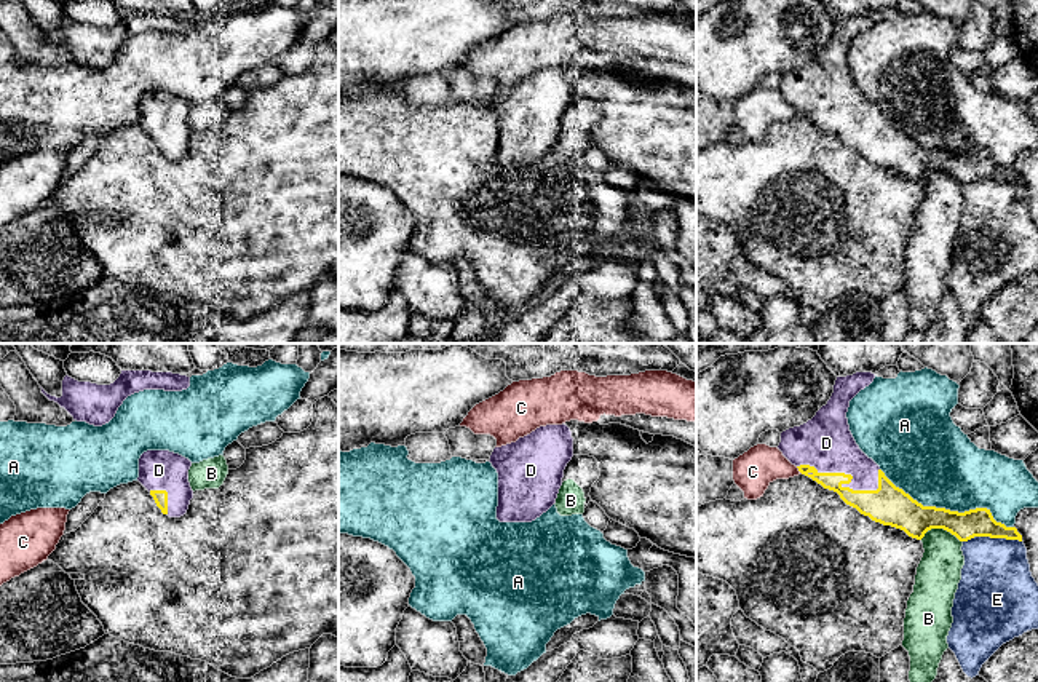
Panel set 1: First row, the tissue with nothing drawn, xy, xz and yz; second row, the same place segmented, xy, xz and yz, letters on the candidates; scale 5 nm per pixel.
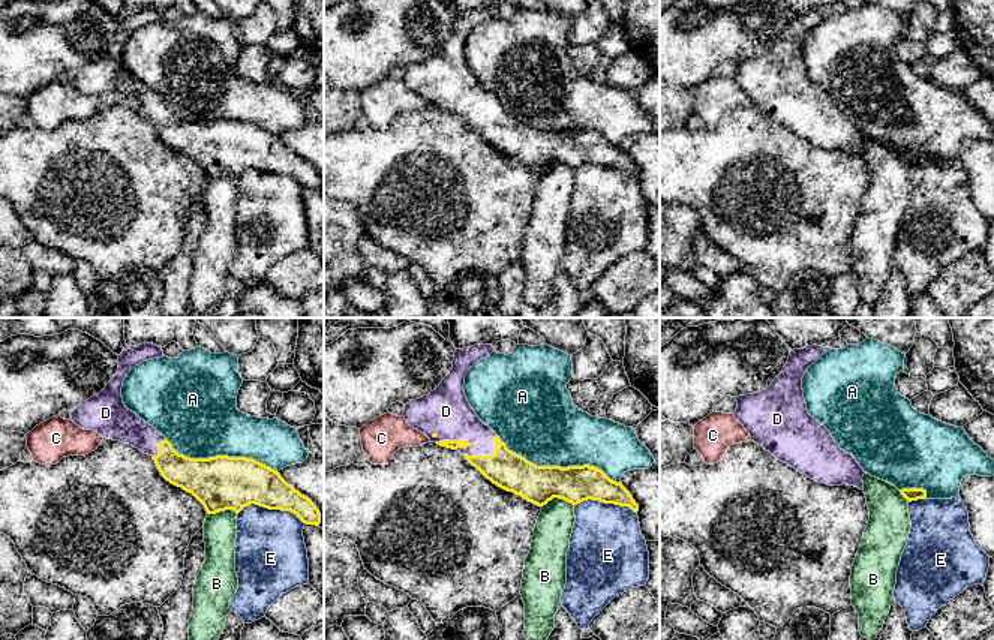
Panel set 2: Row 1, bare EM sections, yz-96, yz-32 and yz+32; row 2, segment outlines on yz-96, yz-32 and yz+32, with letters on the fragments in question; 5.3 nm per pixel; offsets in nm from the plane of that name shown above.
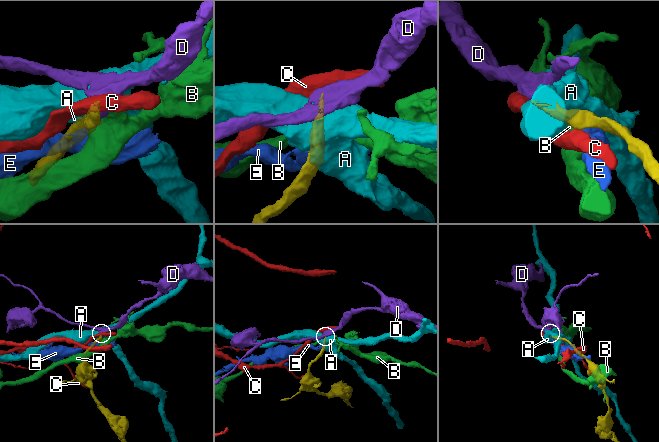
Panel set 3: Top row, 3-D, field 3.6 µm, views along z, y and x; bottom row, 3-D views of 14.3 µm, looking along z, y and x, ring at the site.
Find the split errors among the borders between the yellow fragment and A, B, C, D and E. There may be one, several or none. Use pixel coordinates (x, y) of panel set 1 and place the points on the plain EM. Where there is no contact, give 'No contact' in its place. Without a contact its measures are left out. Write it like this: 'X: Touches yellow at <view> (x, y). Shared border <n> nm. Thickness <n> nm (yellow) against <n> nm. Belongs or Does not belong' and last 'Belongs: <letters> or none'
A: Touches yellow at yz (947, 152). Shared border 750 nm. Thickness 180 nm (yellow) against 420 nm. Does not belong
B: Touches yellow at yz (941, 170). Shared border 220 nm. Thickness 190 nm (yellow) against 220 nm. Does not belong
C: Touches yellow at yz (799, 112). Shared border 50 nm. Thickness 90 nm (yellow) against 200 nm. Does not belong
D: Touches yellow at yz (843, 115). Shared border 440 nm. Thickness 170 nm (yellow) against 280 nm. Belongs
E: Touches yellow at yz (992, 179). Shared border 300 nm. Thickness 140 nm (yellow) against 360 nm. Does not belong
Belongs: D

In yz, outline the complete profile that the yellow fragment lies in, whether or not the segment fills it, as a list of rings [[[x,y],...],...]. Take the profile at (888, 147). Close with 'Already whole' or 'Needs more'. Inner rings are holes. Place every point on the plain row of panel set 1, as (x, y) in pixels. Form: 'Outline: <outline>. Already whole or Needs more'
Outline: [[[872,14],[837,19],[834,35],[816,57],[781,75],[778,91],[798,113],[834,133],[861,157],[921,182],[931,171],[944,171],[960,184],[974,179],[1022,184],[1016,169],[996,165],[987,150],[965,155],[923,149],[896,129],[856,86],[846,54],[850,43],[875,21]]]. Needs more

